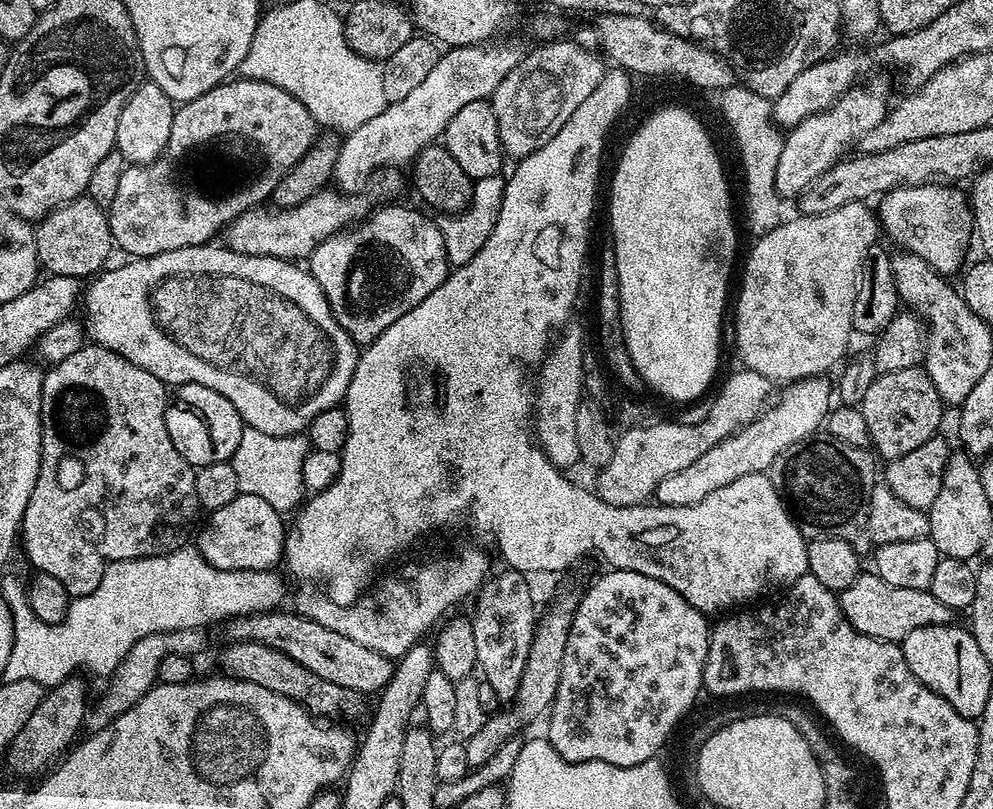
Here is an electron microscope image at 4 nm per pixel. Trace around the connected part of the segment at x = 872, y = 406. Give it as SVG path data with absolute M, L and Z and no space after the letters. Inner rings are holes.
M917 366L910 370L879 373L866 390L859 409L868 427L871 447L889 461L902 458L902 454L910 454L910 450L918 450L918 446L937 435L941 431L940 419L944 416L946 405L940 399L938 390L934 390L934 382L930 382L928 373Z

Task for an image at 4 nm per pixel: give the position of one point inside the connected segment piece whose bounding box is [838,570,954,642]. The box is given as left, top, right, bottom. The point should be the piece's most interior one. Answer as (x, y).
(873, 607)

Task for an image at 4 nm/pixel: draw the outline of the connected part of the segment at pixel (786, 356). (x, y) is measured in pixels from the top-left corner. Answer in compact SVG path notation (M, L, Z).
M864 202L838 206L838 210L830 210L826 214L817 216L805 216L796 214L793 220L785 219L776 229L770 230L765 236L759 237L755 241L753 248L748 252L748 261L744 264L744 277L740 280L740 297L736 300L736 348L740 351L740 360L745 369L749 372L762 374L767 380L773 382L799 382L811 380L825 375L827 368L832 368L836 363L839 365L845 359L844 351L848 348L848 343L854 337L852 319L854 318L854 298L856 288L860 285L860 275L864 269L864 259L870 249L877 243L878 236L878 216L875 211L868 209L869 205Z

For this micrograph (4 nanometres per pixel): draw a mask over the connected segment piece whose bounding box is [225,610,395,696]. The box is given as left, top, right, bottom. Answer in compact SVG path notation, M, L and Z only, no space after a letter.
M271 610L235 616L227 621L225 628L227 639L233 643L256 641L272 649L282 650L311 673L363 696L378 694L389 684L395 670L395 663L391 657L378 654L360 642L351 641L346 635L338 634L337 631L326 630L324 626L294 612L286 614L284 610Z

